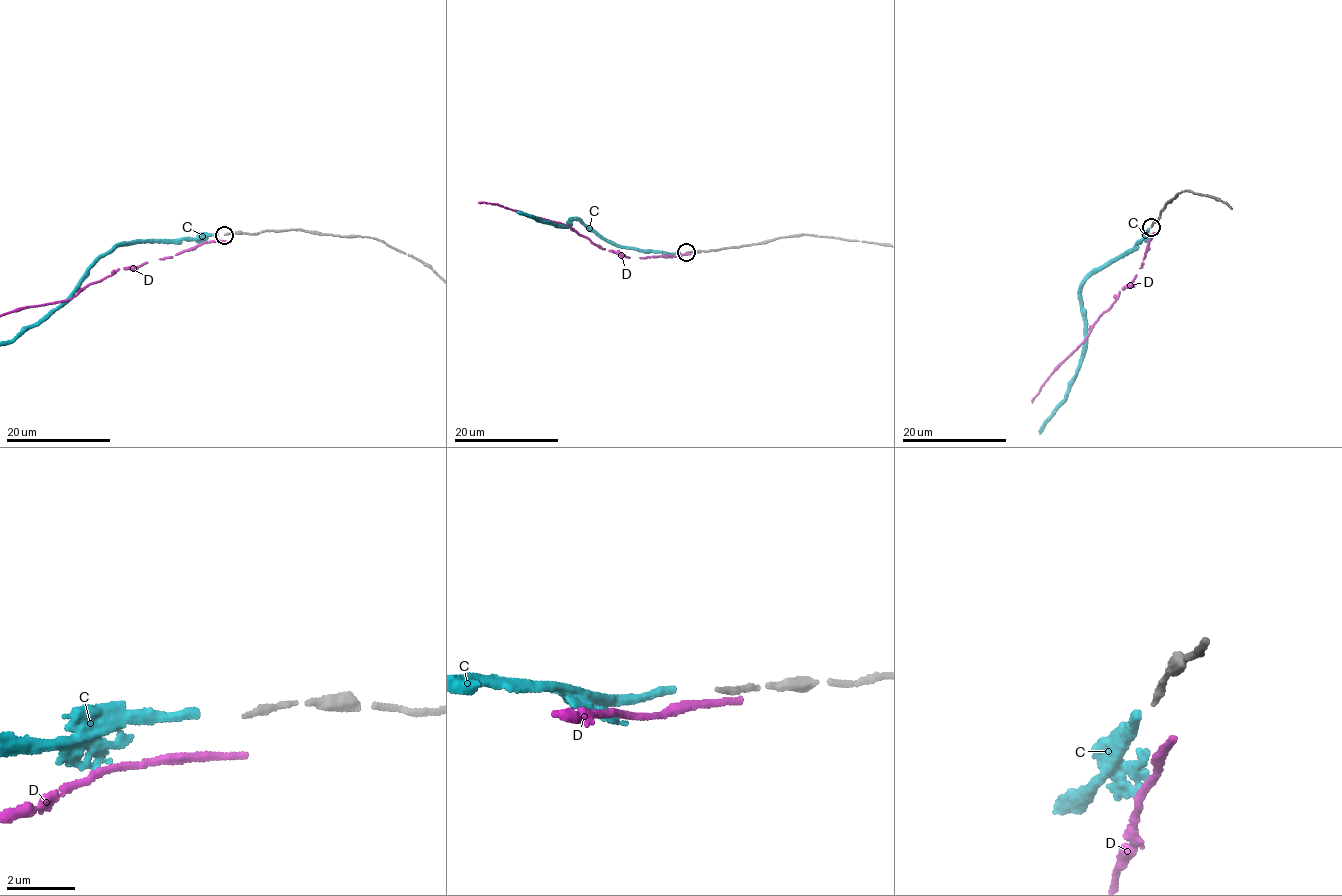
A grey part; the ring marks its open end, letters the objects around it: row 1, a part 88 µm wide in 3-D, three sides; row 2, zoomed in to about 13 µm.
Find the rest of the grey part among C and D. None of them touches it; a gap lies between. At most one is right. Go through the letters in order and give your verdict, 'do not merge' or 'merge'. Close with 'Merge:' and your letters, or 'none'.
C: do not merge
D: do not merge
Merge: none

